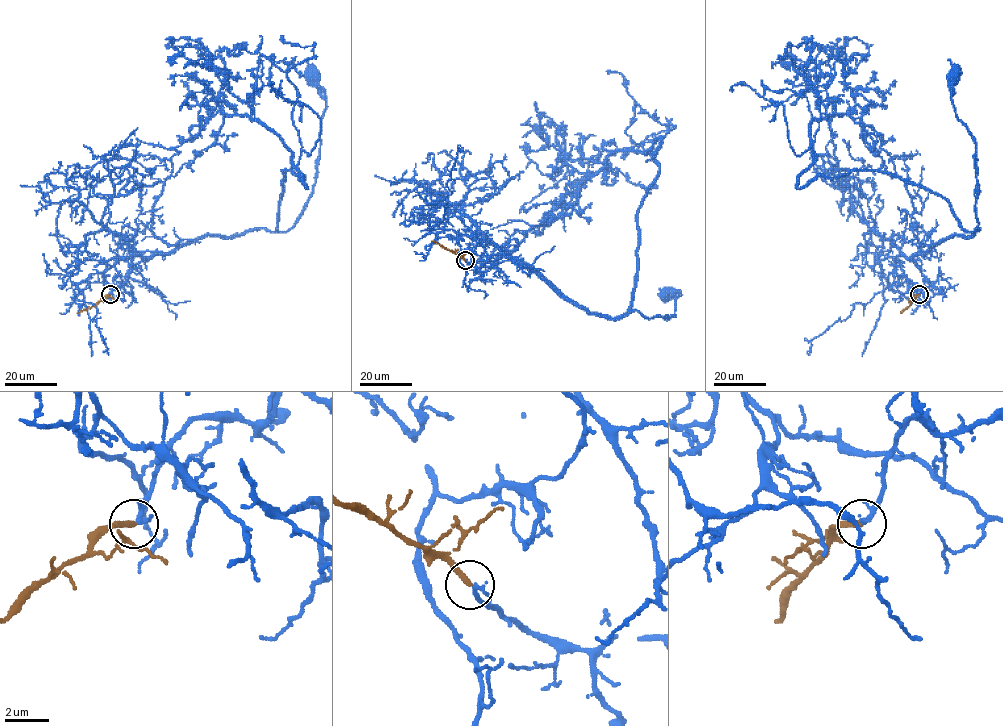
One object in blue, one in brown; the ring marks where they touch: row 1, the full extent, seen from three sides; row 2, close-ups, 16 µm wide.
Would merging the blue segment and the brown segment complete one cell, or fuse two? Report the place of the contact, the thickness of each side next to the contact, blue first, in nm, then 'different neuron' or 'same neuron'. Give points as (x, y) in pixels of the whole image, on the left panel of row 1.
(110, 294) | 170/260 nm | same neuron

